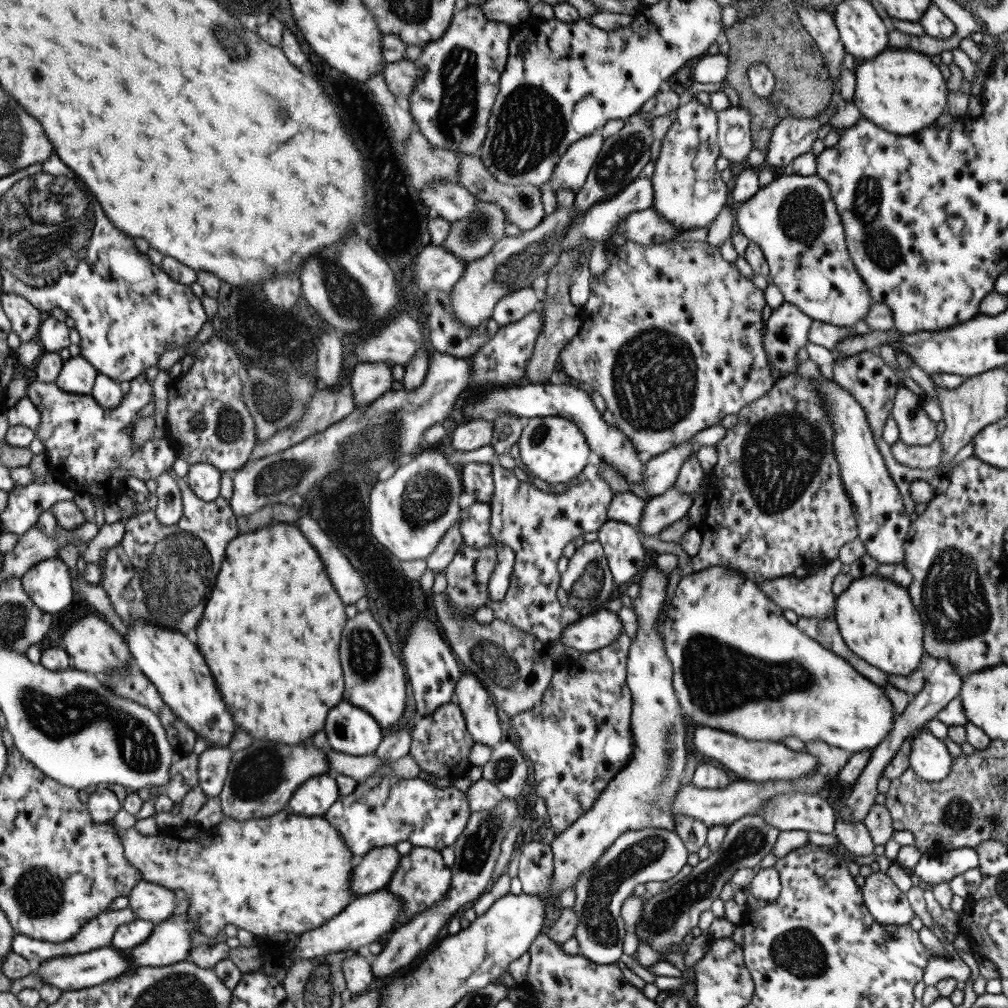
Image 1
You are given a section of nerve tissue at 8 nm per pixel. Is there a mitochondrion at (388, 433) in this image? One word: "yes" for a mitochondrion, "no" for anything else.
yes

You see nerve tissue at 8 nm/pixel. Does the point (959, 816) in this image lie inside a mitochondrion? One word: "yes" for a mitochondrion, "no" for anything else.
yes

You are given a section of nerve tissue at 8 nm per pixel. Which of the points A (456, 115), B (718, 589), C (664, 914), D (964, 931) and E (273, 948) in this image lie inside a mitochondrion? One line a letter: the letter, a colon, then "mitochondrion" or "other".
A: mitochondrion
B: other
C: mitochondrion
D: other
E: other

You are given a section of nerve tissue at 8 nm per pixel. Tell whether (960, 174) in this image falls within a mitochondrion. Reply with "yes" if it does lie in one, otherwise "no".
no

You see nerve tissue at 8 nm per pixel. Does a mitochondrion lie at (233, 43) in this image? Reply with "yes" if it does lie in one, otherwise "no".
yes

